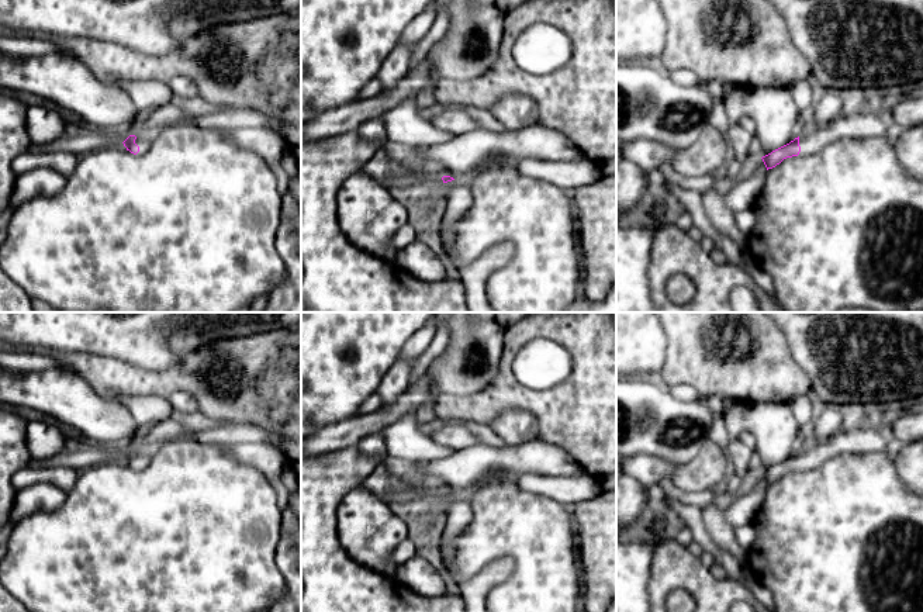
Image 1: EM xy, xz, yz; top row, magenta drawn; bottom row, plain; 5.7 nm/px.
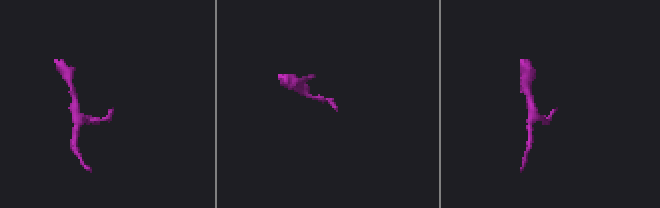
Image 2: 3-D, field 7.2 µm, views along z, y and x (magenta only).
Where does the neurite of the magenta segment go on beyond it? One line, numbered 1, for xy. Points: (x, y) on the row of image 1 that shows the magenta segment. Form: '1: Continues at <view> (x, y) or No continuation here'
1: Continues at xy (142, 139)

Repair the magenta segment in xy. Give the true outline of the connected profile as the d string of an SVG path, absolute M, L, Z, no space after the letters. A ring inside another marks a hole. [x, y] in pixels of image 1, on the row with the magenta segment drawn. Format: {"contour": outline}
{"contour": "M151 134L129 135L122 144L131 153L145 155L151 148Z"}

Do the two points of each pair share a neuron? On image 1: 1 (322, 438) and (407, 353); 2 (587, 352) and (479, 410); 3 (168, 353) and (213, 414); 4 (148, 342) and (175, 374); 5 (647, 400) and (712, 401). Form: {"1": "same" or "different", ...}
{"1": "different", "2": "same", "3": "different", "4": "different", "5": "same"}

